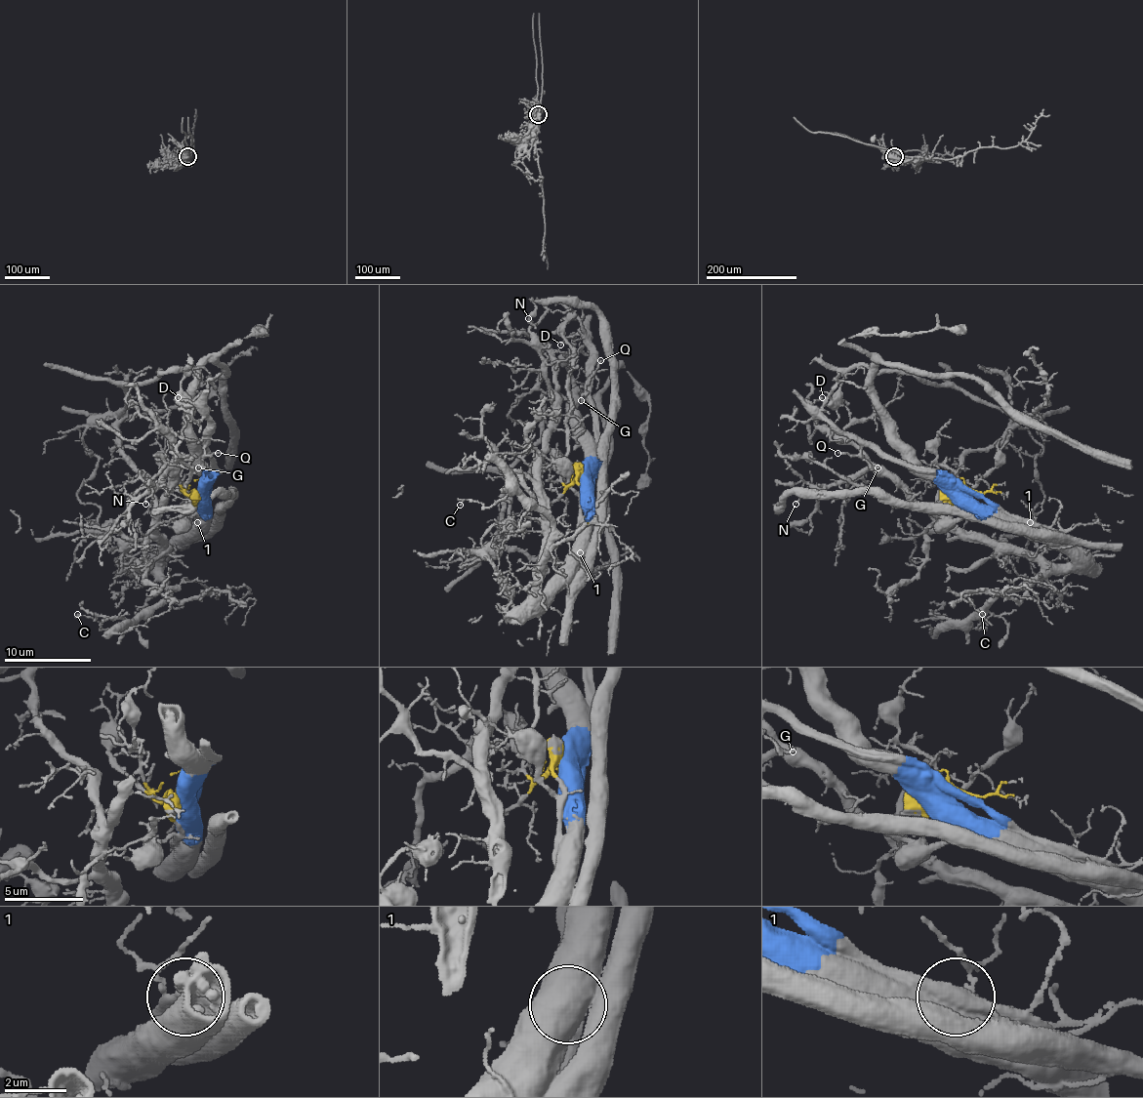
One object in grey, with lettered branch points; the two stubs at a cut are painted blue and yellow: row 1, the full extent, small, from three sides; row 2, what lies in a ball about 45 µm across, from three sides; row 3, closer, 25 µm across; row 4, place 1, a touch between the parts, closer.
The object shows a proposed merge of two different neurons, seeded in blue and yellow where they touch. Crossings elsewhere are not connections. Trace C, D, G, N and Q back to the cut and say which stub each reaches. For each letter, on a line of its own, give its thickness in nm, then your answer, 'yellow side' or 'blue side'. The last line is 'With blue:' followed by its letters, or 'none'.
C: 110 nm | blue side
D: 130 nm | blue side
G: 110 nm | blue side
N: 130 nm | blue side
Q: 150 nm | blue side
With blue: C, D, G, N, Q

